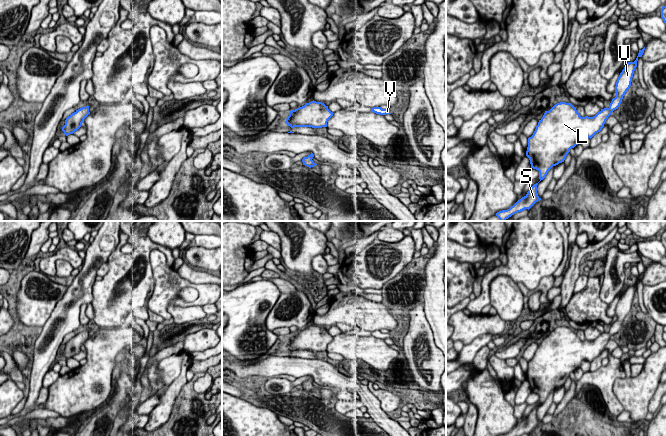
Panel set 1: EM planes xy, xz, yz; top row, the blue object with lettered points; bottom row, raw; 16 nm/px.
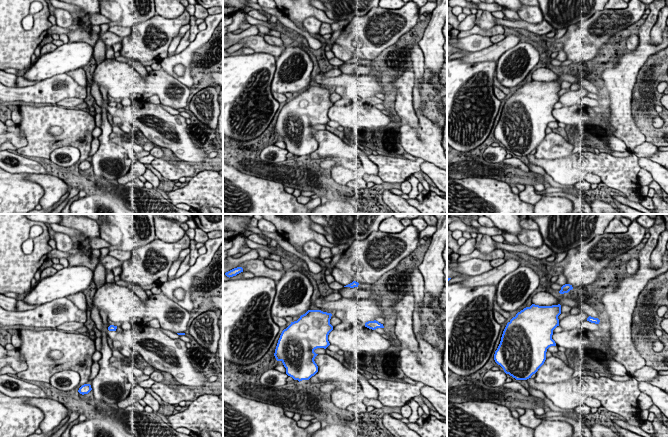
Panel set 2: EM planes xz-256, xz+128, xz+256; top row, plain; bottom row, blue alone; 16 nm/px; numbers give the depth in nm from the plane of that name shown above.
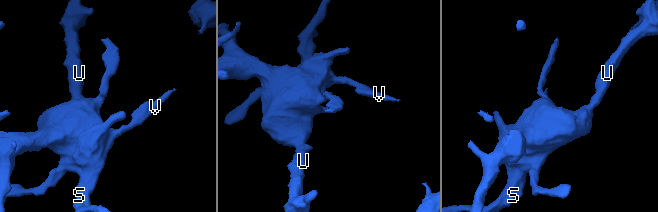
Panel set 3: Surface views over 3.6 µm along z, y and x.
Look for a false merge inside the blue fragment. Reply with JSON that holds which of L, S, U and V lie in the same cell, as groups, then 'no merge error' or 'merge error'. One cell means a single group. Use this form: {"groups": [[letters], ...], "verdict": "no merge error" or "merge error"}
{"groups": [["L", "S", "U", "V"]], "verdict": "no merge error"}

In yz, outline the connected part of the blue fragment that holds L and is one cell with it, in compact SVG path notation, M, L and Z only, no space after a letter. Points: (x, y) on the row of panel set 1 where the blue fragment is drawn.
M645 47L639 50L636 60L634 62L628 62L620 73L615 86L616 97L612 99L608 108L601 109L601 111L593 117L581 117L576 108L571 103L566 102L557 103L549 111L545 111L533 135L528 138L526 151L526 156L530 160L531 168L539 171L540 181L546 177L548 171L553 166L564 162L570 149L581 144L581 140L584 136L591 139L596 133L602 130L606 120L614 110L618 109L623 96L630 88L638 58L642 57L644 50Z

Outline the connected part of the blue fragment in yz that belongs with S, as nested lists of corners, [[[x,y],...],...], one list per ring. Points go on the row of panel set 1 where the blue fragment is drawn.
[[[538,183],[534,184],[527,192],[527,194],[520,200],[518,200],[509,209],[497,212],[496,216],[500,219],[500,221],[506,221],[512,215],[525,209],[529,210],[536,202],[540,201],[541,198],[538,196],[537,193],[537,185]]]

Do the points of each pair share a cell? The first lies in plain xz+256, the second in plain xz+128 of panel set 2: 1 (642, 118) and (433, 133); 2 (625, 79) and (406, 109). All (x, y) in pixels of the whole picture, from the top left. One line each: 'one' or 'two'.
1: two
2: one

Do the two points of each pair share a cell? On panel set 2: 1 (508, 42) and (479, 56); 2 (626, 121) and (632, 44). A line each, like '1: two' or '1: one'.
1: one
2: two

